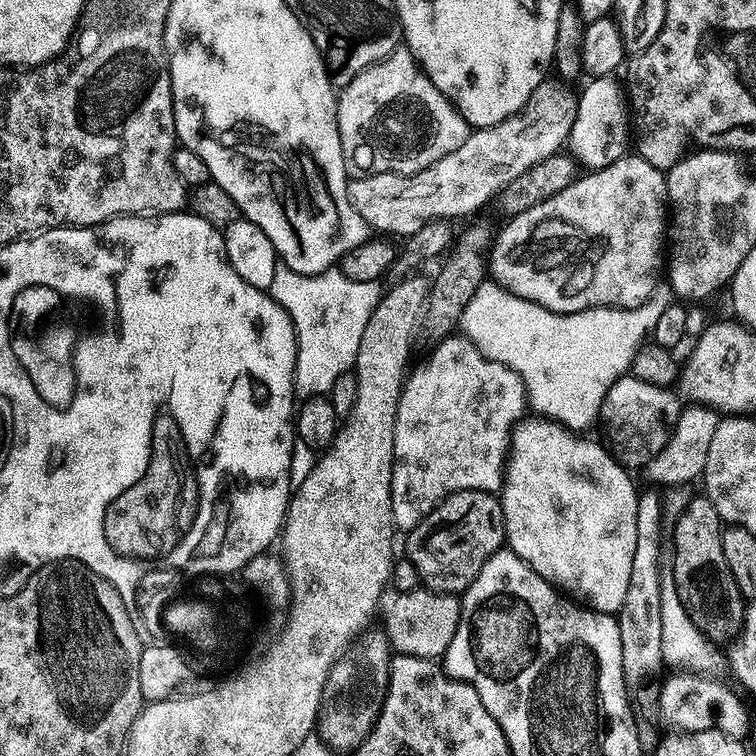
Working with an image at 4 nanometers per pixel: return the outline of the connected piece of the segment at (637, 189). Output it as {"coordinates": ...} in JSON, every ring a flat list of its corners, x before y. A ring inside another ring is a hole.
{"coordinates":[[625,154,610,166,597,168,584,175,570,186,566,186,566,190,554,194,554,198,546,198,546,202,511,217,505,223,508,225,501,232,495,233,492,247,486,257,487,275,510,294,526,298,552,312,581,312,587,308,636,308,639,304,646,303,656,285,661,283,662,269,666,264,666,225,670,220,670,212,666,207,668,182,665,173,650,166,650,162,646,162,639,154]]}

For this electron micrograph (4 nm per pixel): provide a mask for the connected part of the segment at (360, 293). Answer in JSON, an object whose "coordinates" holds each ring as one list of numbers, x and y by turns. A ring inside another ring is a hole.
{"coordinates":[[283,266,274,270,270,295,279,302,282,310,286,310,296,331,294,392,297,397,331,393,338,374,355,369,358,342,362,342,362,330,366,330,366,322,370,322,370,314,374,314,374,306,380,301,380,286,380,280,354,282,339,270,313,276,298,274]]}

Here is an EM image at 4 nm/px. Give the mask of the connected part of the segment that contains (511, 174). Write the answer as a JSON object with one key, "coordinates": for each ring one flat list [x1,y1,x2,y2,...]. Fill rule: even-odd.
{"coordinates":[[545,78,536,87,534,94,530,94,527,104,510,118,498,122,492,128,477,128,469,131,466,142,458,146,452,152,448,152,438,162,426,166,426,170,404,176,401,172,383,172,382,174,356,174,348,181,348,197,350,206,358,210,358,214,366,221,369,229,377,233,389,232,392,236,407,238,414,234,426,222,453,218,452,216,468,216,476,212,484,203,491,201,506,185,514,182,530,166,542,162,546,158,557,155,567,145,568,138,572,134,572,127,576,124,576,111,580,101,577,93,571,92,564,84,552,78]]}

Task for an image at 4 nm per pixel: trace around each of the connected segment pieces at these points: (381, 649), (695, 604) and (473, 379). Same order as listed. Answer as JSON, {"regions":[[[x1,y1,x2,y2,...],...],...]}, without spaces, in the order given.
{"regions":[[[382,630,368,631,361,631,360,635,340,653,340,657,332,663,332,669,324,683,314,732,320,743,333,753,351,753,353,748,359,746,372,733,388,693,388,635]],[[697,496,687,504,674,526,674,556,670,567,674,574,675,589,678,590,678,598,690,612,691,622,700,632,714,638,724,628,725,638,734,640,741,635,746,604,726,564,725,554,722,553,720,515,707,496]],[[453,334,433,348,436,349,429,354,428,361,405,379,394,422,392,523,404,534,416,528,450,494,462,490,499,493,512,429,526,412,520,376,502,366,502,362,487,360,471,340]]]}

